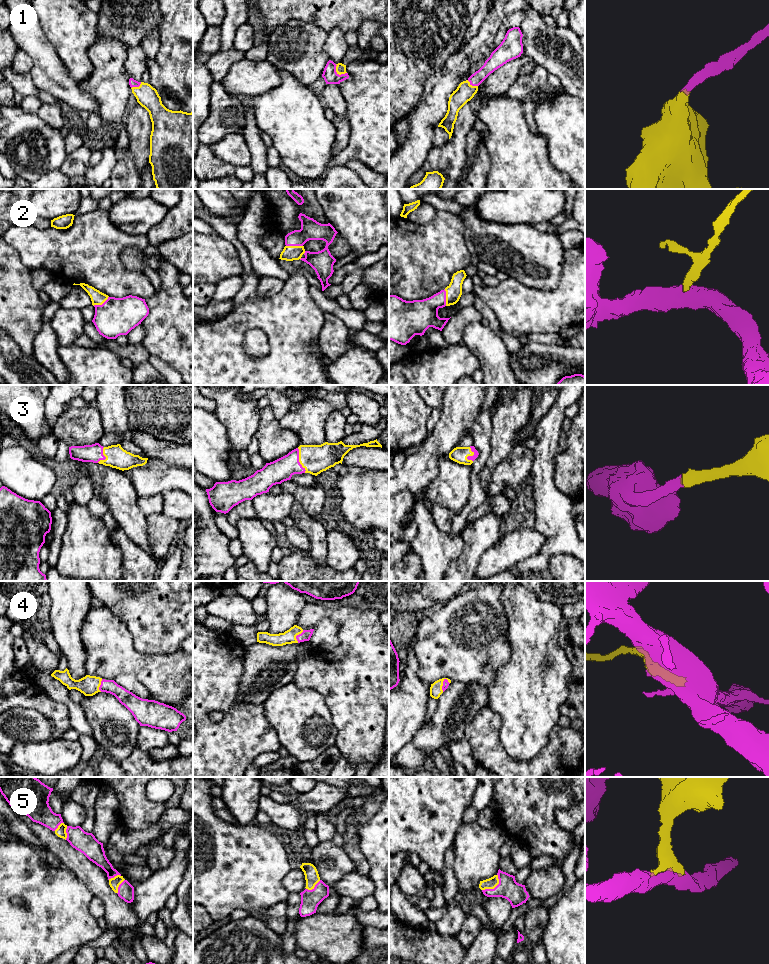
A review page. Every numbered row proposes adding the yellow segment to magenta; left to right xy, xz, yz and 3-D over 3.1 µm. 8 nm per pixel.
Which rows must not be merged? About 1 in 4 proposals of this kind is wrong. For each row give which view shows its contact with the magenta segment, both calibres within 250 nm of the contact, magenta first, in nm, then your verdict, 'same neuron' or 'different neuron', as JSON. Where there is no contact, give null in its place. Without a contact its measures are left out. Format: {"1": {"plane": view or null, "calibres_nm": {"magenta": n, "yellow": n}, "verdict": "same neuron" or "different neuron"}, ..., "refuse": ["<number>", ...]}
{"1": {"plane": "xz", "calibres_nm": {"magenta": 120, "yellow": 80}, "verdict": "same neuron"}, "2": {"plane": "xz", "calibres_nm": {"magenta": 170, "yellow": 120}, "verdict": "same neuron"}, "3": {"plane": "xz", "calibres_nm": {"magenta": 190, "yellow": 220}, "verdict": "same neuron"}, "4": {"plane": "yz", "calibres_nm": {"magenta": 50, "yellow": 100}, "verdict": "same neuron"}, "5": {"plane": "yz", "calibres_nm": {"magenta": 170, "yellow": 90}, "verdict": "same neuron"}, "refuse": []}

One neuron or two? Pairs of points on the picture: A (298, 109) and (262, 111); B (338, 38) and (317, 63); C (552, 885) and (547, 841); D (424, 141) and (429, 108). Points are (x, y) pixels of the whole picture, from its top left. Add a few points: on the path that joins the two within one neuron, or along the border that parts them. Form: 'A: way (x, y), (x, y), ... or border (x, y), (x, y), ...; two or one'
A: way (289, 111), (271, 111); one
B: border (327, 32), (323, 52), (329, 59); two
C: border (555, 864), (560, 866); two
D: way (424, 133), (425, 116); one

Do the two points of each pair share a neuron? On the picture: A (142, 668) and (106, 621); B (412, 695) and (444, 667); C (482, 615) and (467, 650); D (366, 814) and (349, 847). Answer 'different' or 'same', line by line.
A: same
B: different
C: same
D: same

